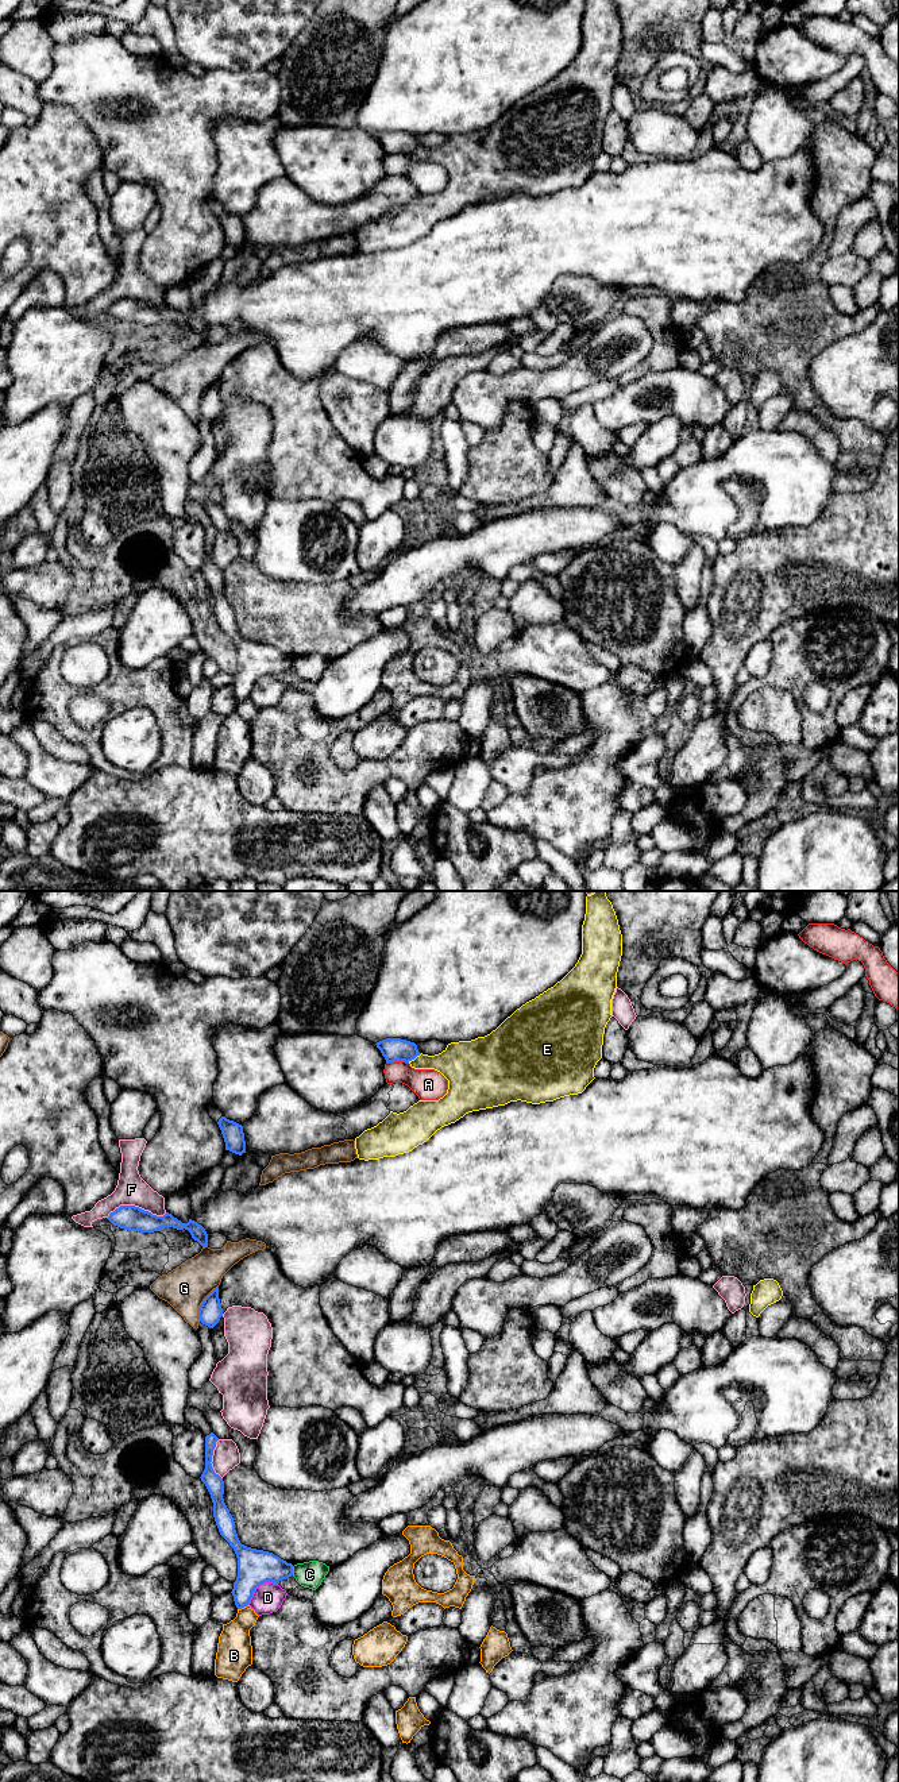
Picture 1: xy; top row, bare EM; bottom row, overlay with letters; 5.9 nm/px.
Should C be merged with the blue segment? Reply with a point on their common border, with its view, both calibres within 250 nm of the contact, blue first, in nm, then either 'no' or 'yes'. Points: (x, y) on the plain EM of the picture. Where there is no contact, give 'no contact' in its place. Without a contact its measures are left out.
contact xy (292, 663); calibres 200 and 160 nm; no

